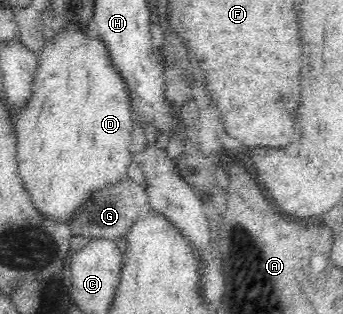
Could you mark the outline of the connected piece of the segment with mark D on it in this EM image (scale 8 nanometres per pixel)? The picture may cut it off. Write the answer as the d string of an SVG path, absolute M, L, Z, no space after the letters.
M69 26L66 30L61 30L57 33L53 41L46 42L38 57L38 66L32 85L32 96L26 106L17 112L16 118L18 175L21 176L22 185L25 187L26 192L29 193L31 205L37 208L44 217L56 223L70 226L75 221L75 217L79 215L78 211L95 197L95 193L99 193L99 191L103 191L103 189L107 189L111 185L119 185L119 183L123 183L128 178L128 168L133 162L132 154L129 151L133 119L131 119L129 98L127 98L127 86L125 86L121 74L115 70L115 66L111 65L109 52L107 52L103 40L92 32L79 32L77 28Z

